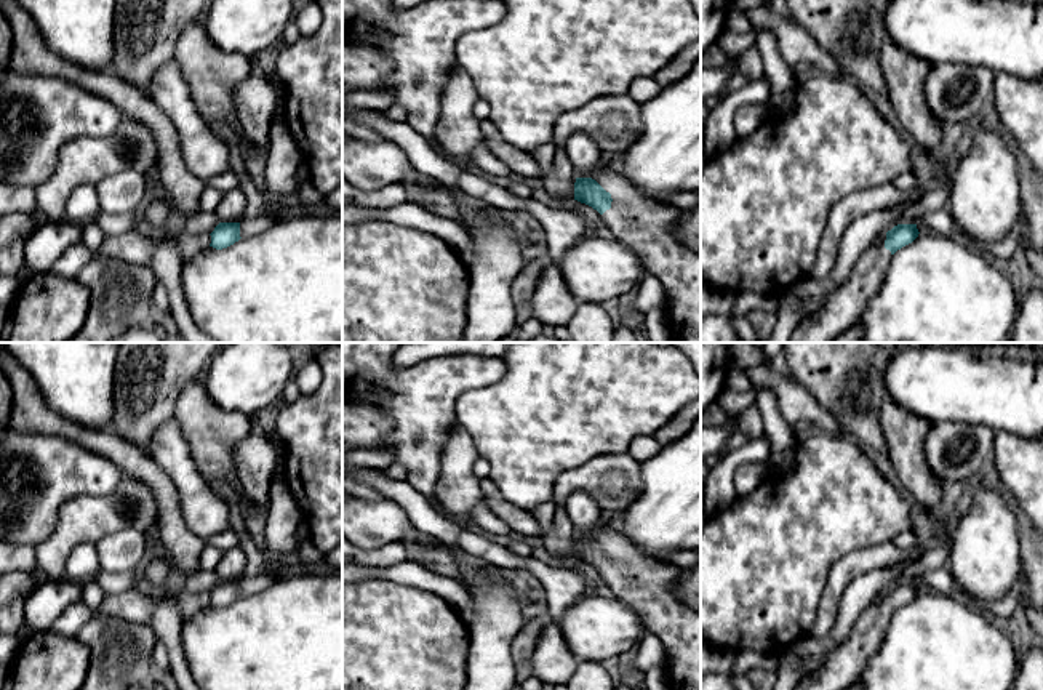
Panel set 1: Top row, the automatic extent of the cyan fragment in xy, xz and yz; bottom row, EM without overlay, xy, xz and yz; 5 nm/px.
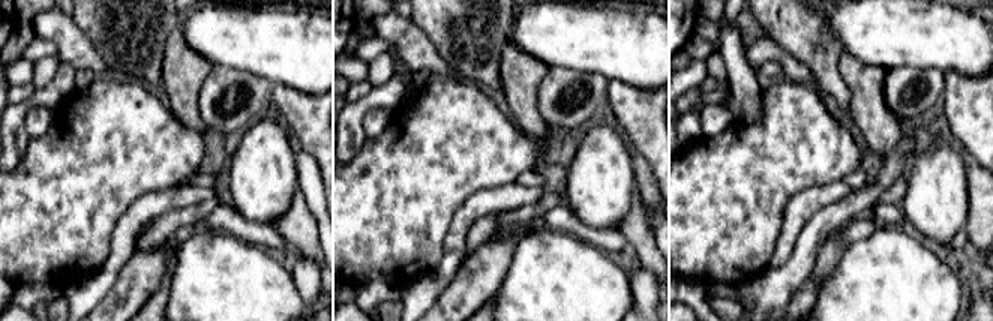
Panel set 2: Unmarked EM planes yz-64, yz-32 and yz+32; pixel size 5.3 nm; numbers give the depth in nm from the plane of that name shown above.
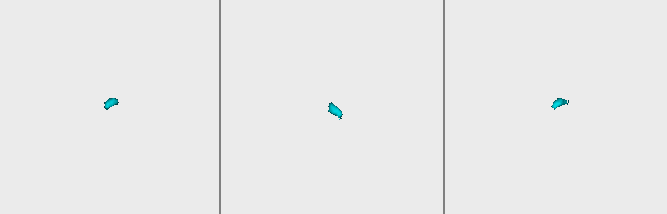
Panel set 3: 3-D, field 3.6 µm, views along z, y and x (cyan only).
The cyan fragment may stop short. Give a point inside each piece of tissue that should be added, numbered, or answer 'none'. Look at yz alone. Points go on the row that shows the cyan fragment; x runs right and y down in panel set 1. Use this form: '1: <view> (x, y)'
1: yz (842, 309)

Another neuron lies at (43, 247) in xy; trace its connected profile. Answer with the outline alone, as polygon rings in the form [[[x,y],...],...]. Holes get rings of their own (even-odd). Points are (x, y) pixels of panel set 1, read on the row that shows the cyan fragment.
[[[67,219],[46,223],[26,242],[24,261],[37,274],[48,272],[58,256],[78,242],[82,242],[80,224]]]

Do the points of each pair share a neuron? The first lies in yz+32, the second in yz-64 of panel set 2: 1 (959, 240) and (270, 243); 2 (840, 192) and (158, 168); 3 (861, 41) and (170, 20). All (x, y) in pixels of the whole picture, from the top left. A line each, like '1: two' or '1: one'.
1: one
2: two
3: two

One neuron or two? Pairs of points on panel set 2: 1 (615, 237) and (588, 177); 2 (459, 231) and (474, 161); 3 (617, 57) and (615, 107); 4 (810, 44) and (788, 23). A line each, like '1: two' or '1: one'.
1: two
2: two
3: two
4: one

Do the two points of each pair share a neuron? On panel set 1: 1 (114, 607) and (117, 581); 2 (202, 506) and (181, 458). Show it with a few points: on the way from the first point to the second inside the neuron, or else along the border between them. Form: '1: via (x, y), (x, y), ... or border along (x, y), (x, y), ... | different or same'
1: border along (133, 588), (123, 593), (106, 594) | different
2: via (195, 495), (181, 469) | same

